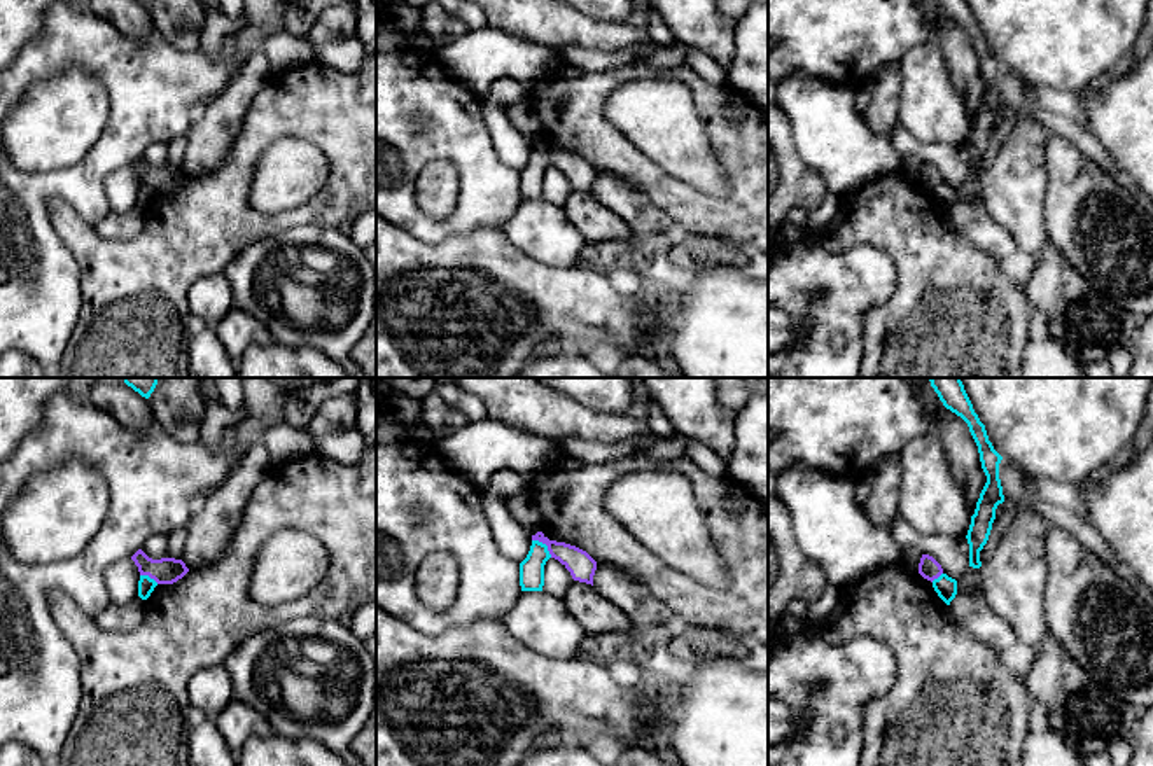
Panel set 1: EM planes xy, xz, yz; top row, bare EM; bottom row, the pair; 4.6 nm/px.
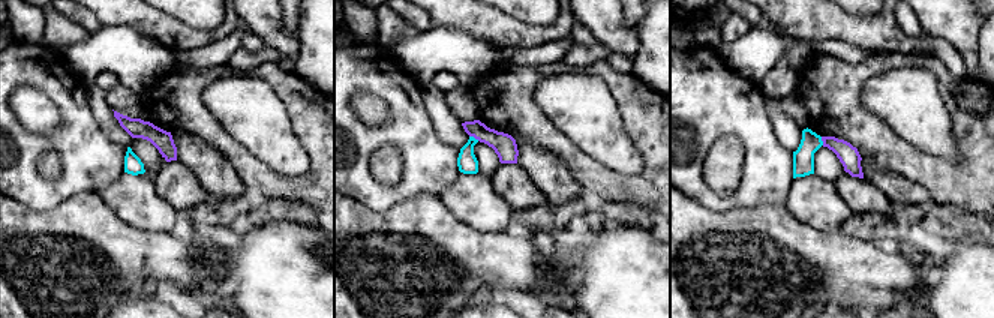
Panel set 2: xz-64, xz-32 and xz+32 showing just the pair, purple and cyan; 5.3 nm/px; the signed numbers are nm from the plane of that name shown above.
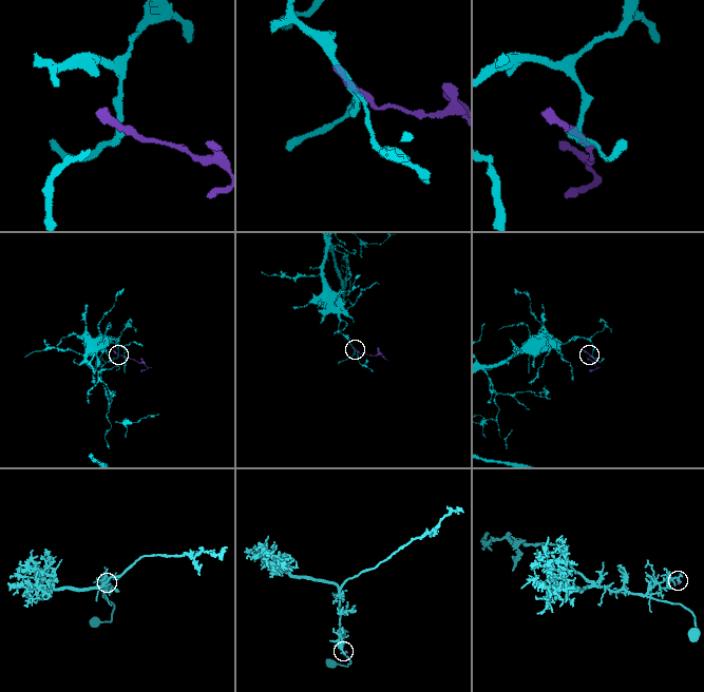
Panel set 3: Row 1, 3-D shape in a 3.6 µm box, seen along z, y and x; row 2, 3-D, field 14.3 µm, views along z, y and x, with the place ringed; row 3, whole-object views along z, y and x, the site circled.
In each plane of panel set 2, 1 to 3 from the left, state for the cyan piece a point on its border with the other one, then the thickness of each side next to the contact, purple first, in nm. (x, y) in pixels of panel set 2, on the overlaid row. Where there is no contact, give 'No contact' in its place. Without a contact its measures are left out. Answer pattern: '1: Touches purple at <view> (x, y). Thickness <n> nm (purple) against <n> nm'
1: No contact
2: Touches purple at xz-32 (474, 137). Thickness 120 nm (purple) against 110 nm
3: Touches purple at xz+32 (822, 140). Thickness 110 nm (purple) against 110 nm

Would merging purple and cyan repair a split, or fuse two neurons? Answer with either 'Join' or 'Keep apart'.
Keep apart

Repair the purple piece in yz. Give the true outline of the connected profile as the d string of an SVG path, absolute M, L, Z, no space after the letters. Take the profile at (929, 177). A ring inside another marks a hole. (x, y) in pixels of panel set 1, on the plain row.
M922 163L920 171L919 171L919 182L927 187L934 189L943 182L941 173L929 163Z

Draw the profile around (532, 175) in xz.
M532 149L527 166L520 171L520 194L521 199L542 199L544 173L551 166L548 154Z

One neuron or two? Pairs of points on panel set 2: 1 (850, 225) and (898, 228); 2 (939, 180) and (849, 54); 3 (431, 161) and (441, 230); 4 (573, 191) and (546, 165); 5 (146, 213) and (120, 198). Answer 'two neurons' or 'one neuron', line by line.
1: one neuron
2: two neurons
3: two neurons
4: one neuron
5: one neuron

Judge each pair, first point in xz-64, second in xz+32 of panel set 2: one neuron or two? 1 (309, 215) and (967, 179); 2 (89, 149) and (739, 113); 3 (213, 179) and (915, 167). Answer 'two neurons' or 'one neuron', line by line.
1: two neurons
2: one neuron
3: two neurons

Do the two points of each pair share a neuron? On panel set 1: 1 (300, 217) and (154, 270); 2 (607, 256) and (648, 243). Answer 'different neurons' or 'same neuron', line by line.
1: same neuron
2: same neuron

